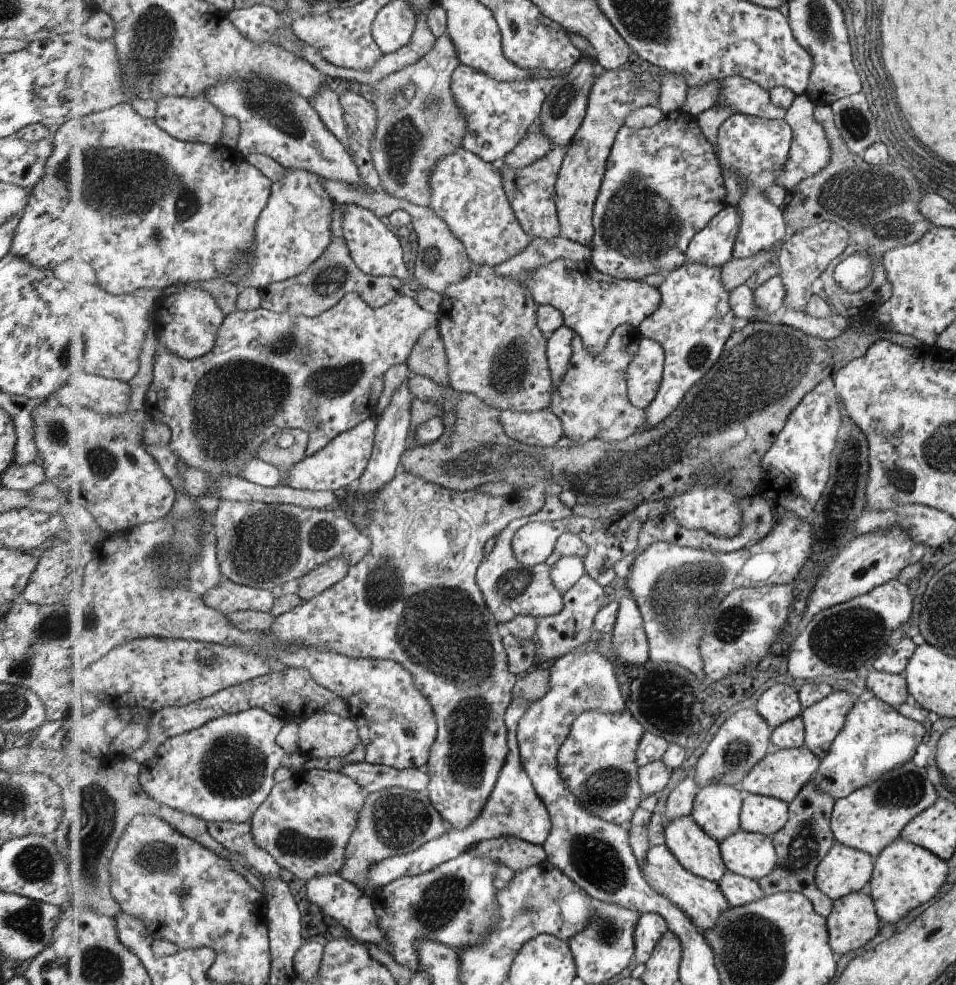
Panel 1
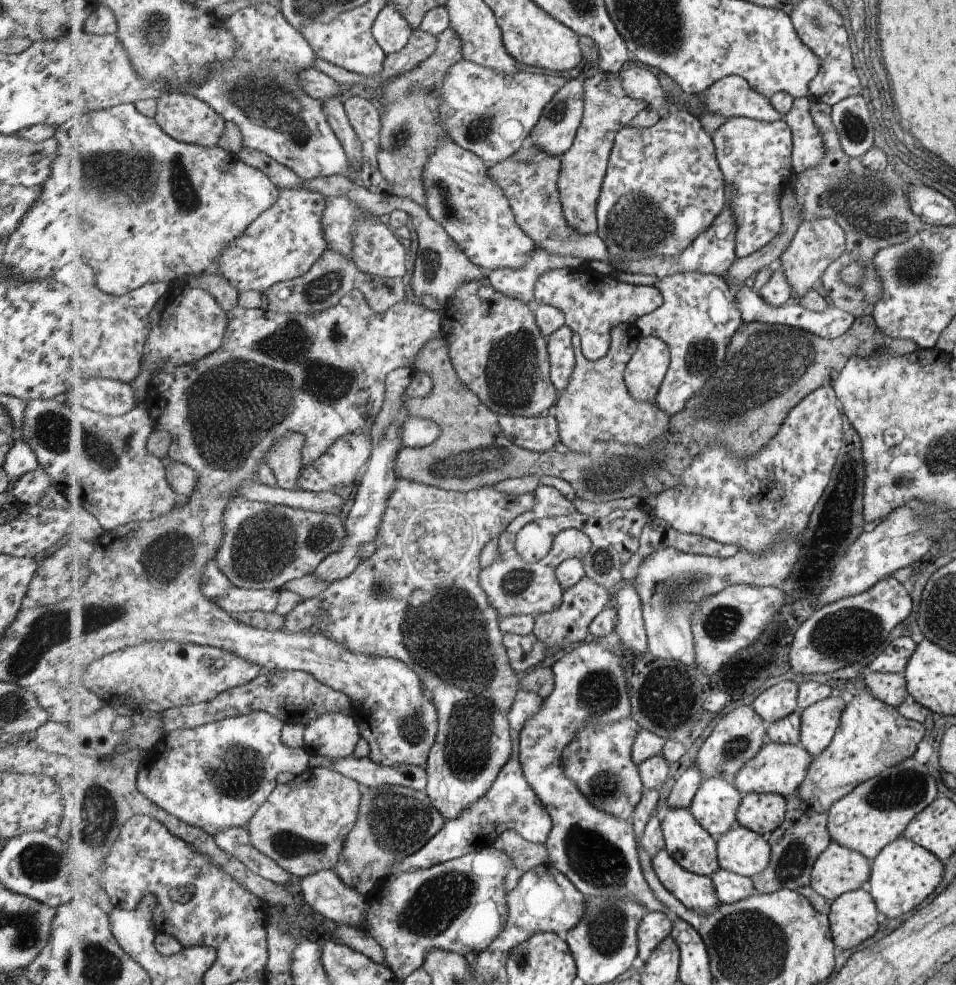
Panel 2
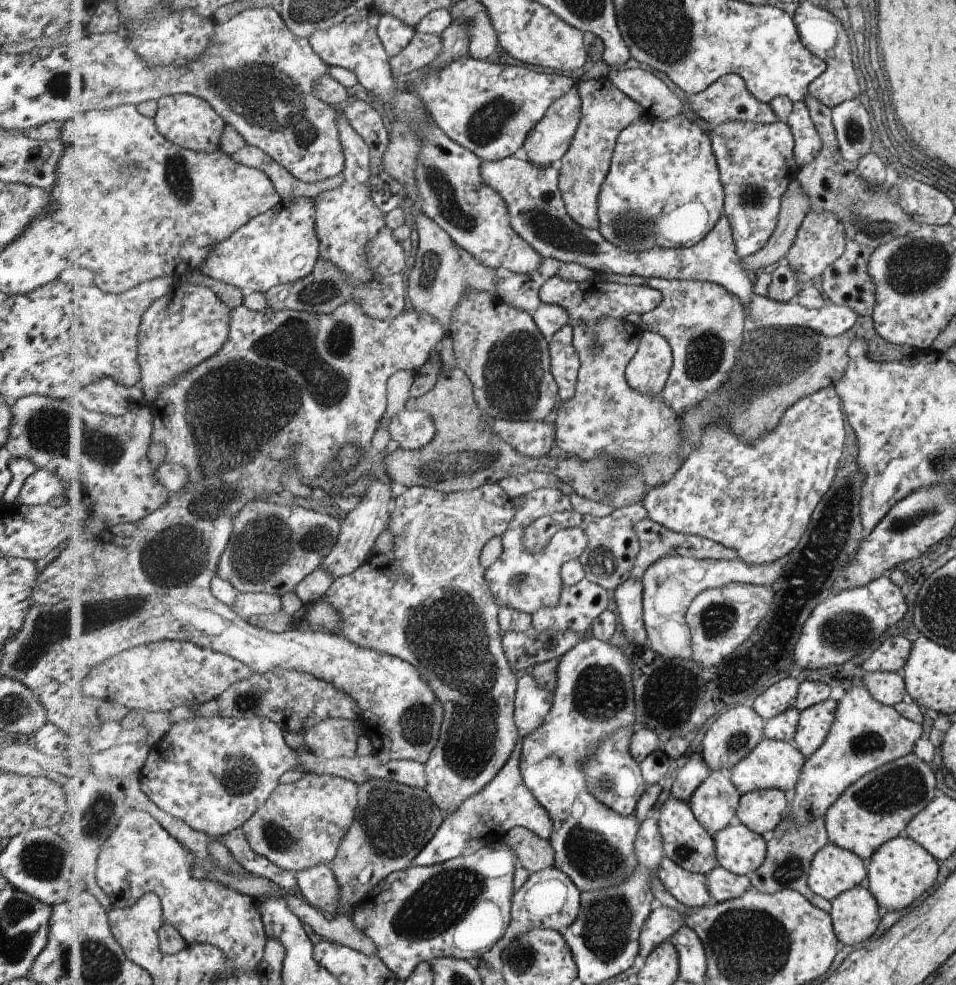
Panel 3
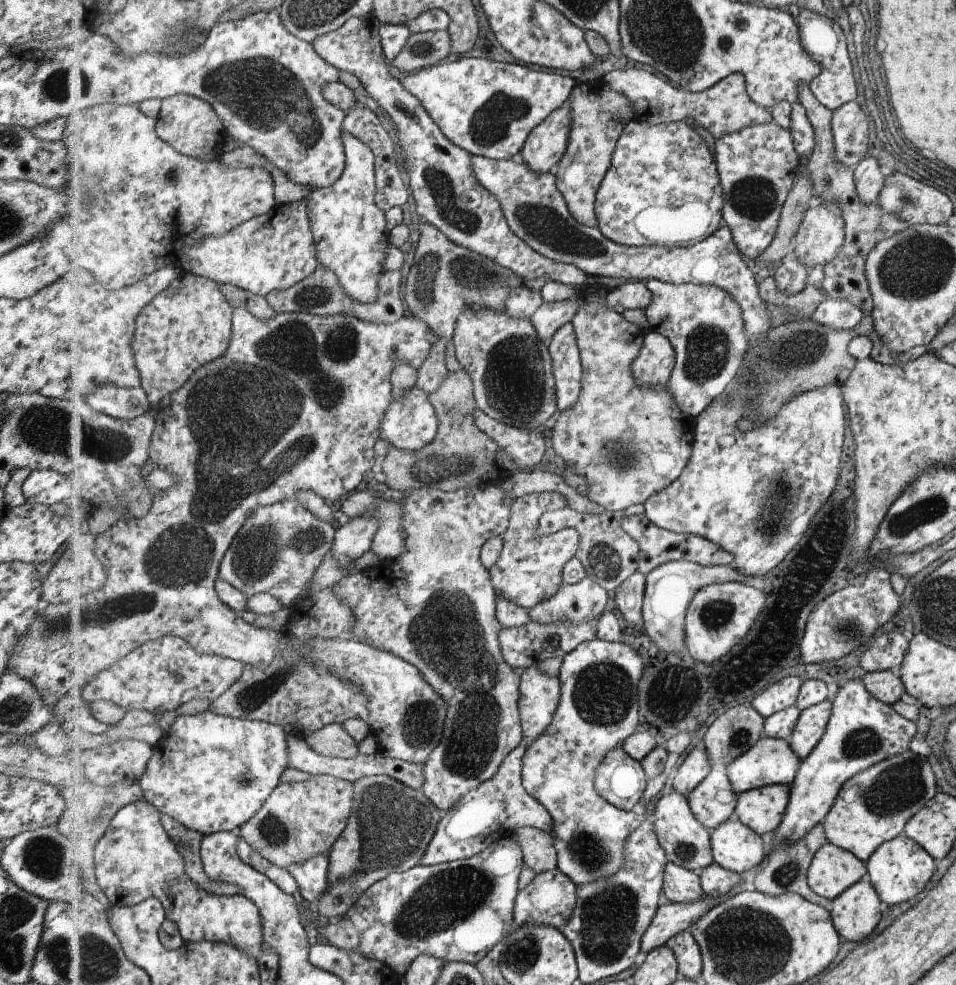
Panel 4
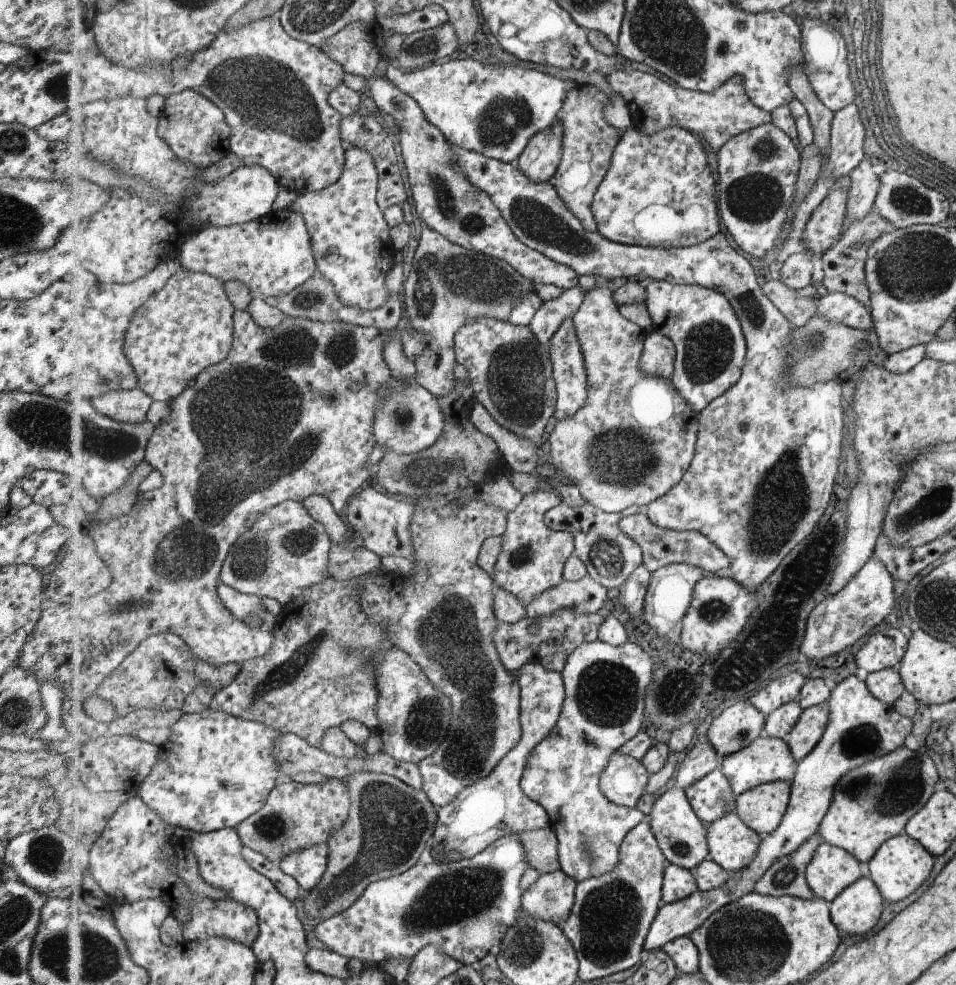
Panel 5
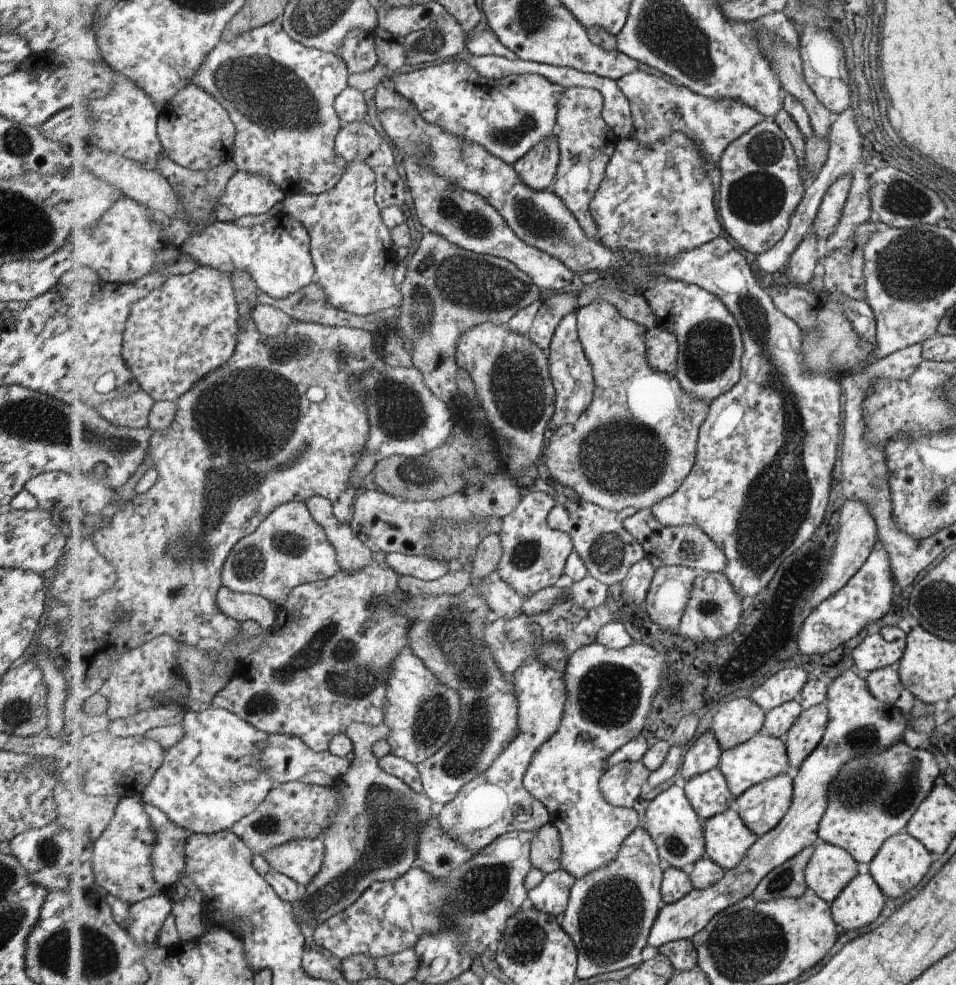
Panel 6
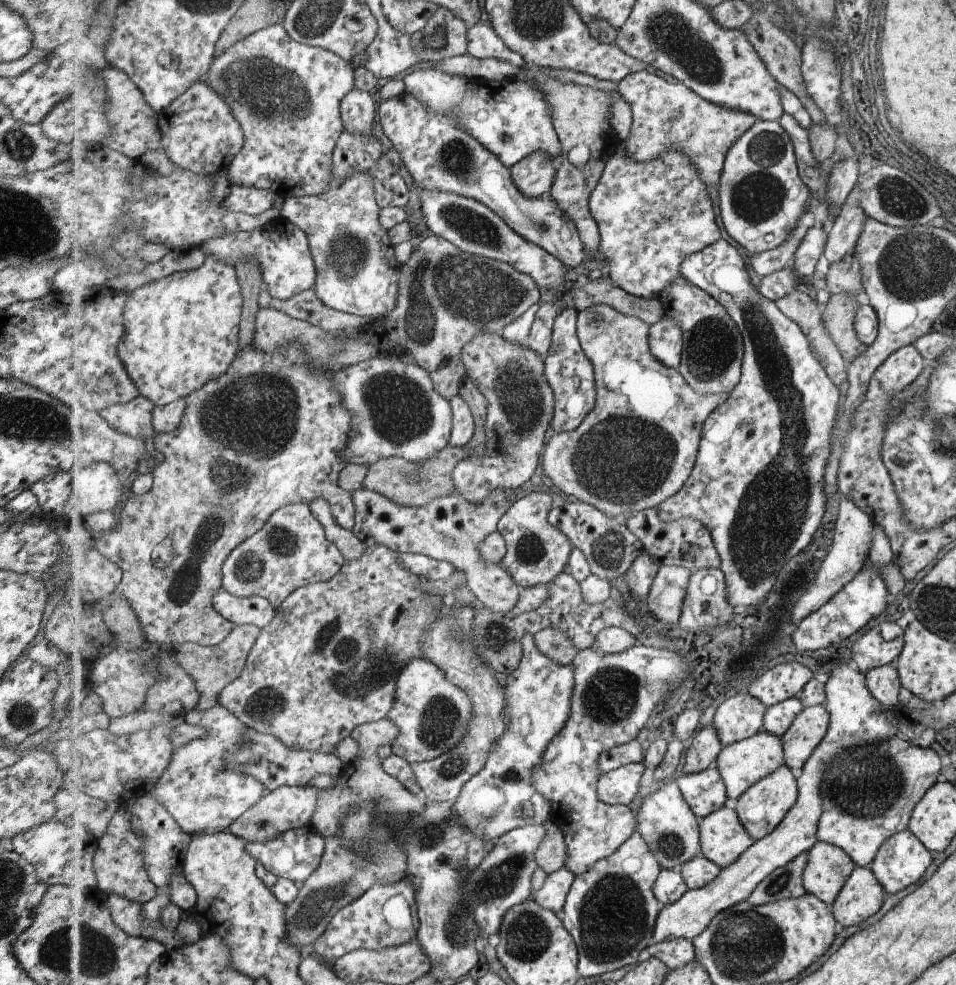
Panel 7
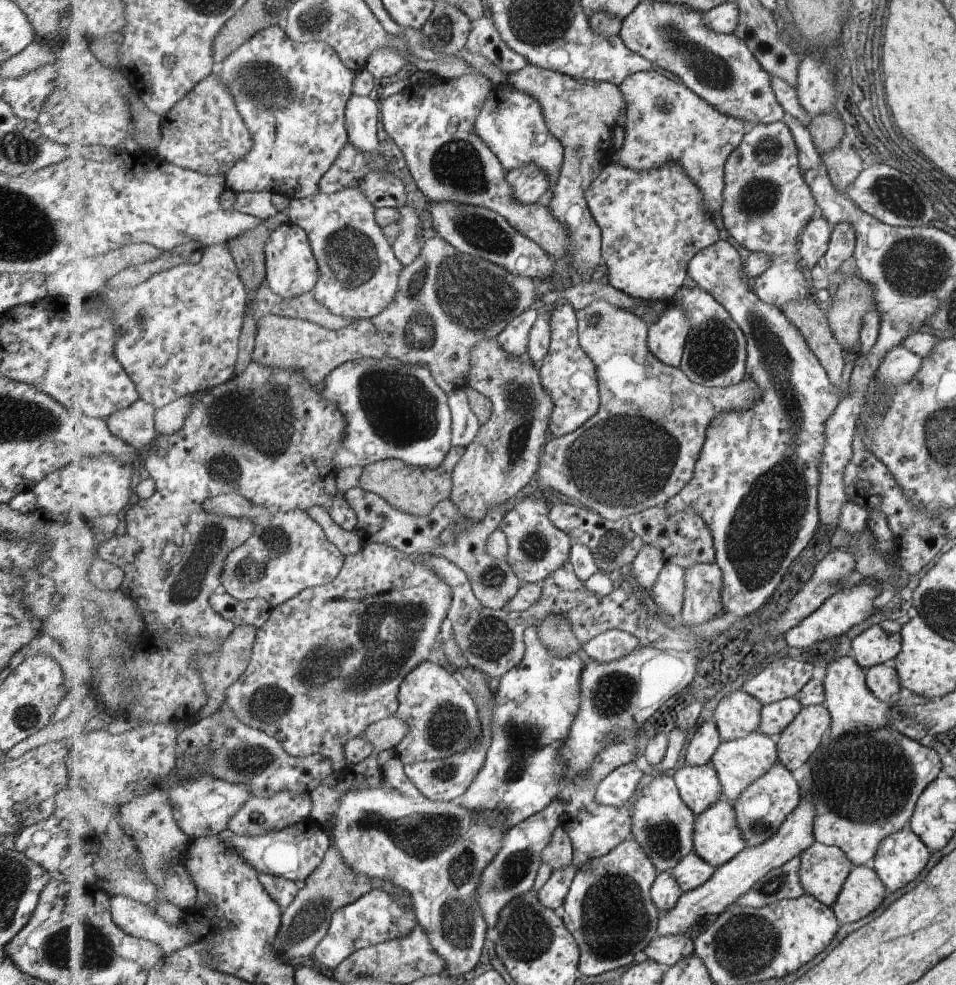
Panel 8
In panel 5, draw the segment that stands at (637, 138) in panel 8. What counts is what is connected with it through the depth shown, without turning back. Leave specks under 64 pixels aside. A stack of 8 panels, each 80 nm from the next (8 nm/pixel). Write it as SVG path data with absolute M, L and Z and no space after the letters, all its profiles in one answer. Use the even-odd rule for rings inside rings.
M621 69L620 71L612 72L607 78L612 88L626 100L635 126L652 135L669 127L685 127L695 134L701 134L716 153L730 138L742 132L750 131L752 128L757 128L762 124L773 122L772 113L758 107L750 99L744 87L744 78L741 75L729 79L722 84L722 87L713 92L699 92L683 88L681 85L677 86L677 83L669 84L661 76L641 72L641 70Z

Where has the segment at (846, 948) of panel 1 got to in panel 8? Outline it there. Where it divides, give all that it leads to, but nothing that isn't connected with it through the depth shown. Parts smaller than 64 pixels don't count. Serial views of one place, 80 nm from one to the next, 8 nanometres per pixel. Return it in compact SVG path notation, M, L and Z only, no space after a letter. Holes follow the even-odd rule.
M873 865L856 866L833 909L841 924L851 924L873 914L883 904L888 892Z

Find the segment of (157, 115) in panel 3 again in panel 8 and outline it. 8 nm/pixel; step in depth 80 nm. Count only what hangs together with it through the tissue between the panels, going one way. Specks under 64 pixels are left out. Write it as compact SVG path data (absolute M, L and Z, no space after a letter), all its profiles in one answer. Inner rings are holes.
M213 73L163 117L161 140L156 149L165 161L215 176L226 175L242 156L250 153L251 148L253 137L236 107L234 96Z

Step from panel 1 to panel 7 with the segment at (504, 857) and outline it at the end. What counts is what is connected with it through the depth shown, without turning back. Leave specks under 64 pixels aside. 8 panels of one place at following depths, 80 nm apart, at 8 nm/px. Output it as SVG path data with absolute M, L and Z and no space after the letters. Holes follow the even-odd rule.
M555 822L549 826L546 839L542 840L541 847L538 848L535 860L538 866L546 870L548 874L565 867L566 860L569 859L566 834Z

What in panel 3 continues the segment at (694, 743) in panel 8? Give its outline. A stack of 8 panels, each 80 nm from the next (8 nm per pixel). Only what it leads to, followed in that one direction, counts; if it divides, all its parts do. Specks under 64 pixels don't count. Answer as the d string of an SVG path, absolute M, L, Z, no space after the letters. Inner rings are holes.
M701 753L694 754L678 772L671 788L671 796L688 805L695 791L710 777L711 770L702 759Z

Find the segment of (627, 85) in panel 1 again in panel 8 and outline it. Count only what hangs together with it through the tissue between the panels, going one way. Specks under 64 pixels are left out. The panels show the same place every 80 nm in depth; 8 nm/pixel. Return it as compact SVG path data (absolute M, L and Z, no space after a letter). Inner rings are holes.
M529 63L523 70L507 76L507 82L521 92L534 96L543 107L545 122L555 138L567 148L565 164L555 186L551 212L566 226L574 248L574 260L567 263L579 271L603 264L602 228L595 220L586 192L617 153L613 130L626 102L620 85L603 81L583 82L575 77Z

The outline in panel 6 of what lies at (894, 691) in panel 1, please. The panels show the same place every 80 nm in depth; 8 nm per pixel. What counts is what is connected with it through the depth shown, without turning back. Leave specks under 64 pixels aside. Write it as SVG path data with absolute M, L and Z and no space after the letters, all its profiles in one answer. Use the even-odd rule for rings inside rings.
M897 666L880 668L873 671L866 675L866 681L870 685L870 691L879 700L892 706L895 706L902 695L903 689L905 689Z

